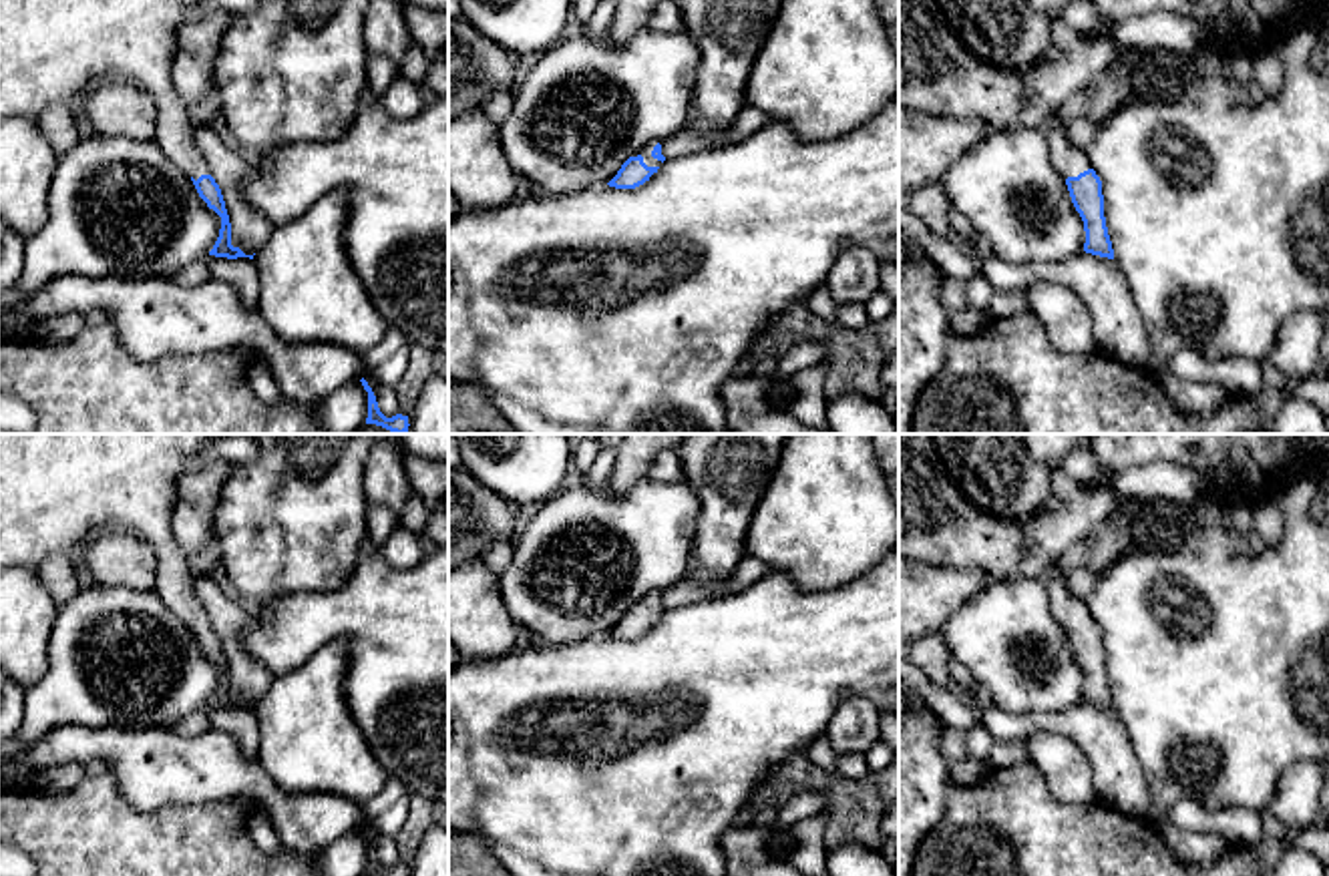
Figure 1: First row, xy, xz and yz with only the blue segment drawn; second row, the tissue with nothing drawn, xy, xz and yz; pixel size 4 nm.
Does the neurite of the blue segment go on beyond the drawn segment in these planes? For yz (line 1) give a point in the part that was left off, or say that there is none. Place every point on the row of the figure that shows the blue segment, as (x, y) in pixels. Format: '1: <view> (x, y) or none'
1: yz (1070, 161)

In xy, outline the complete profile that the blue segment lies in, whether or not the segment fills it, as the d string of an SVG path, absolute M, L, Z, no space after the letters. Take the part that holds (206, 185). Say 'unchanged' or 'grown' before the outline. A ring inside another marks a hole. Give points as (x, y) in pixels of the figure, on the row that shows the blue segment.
grown; M0 0L0 121L34 119L46 106L86 96L103 80L143 88L157 106L153 141L221 217L215 257L249 257L231 245L219 185L195 139L189 106L175 90L177 30L201 0Z

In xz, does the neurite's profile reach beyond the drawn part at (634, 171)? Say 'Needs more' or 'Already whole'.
Needs more

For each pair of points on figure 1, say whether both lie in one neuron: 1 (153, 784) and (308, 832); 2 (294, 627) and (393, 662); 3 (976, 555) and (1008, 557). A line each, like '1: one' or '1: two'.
1: one
2: one
3: one

